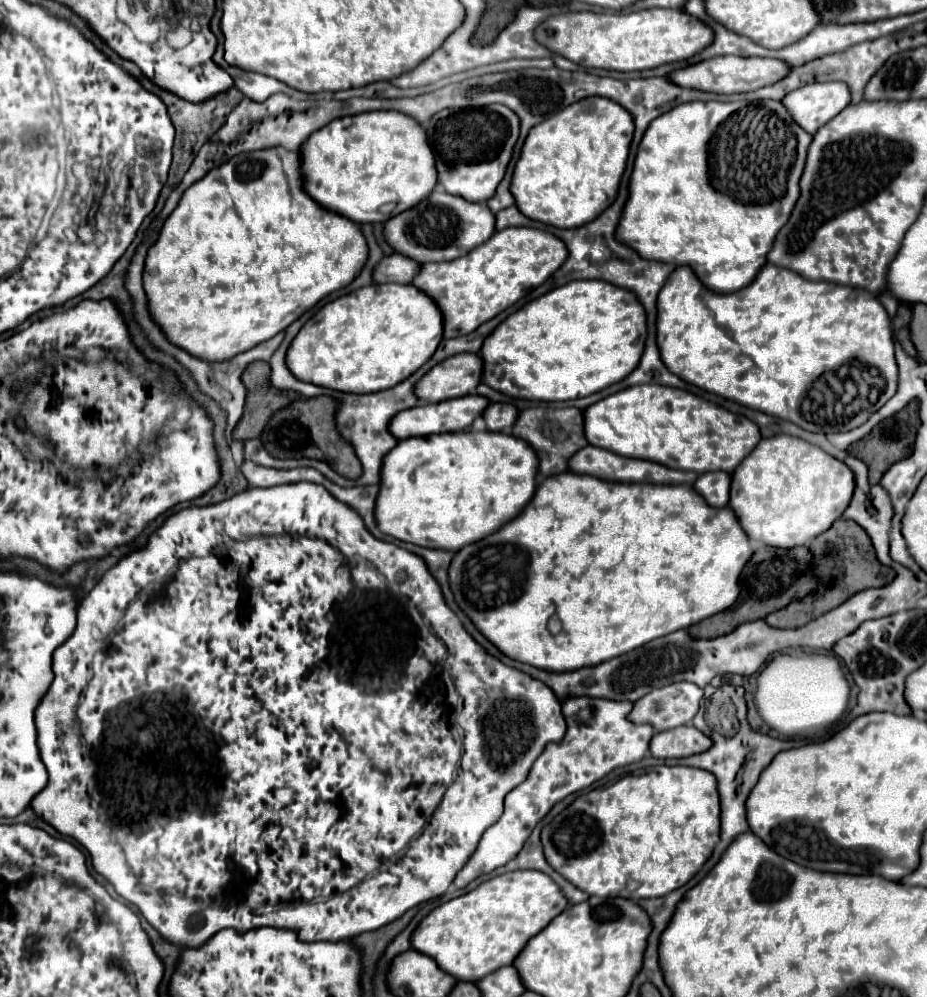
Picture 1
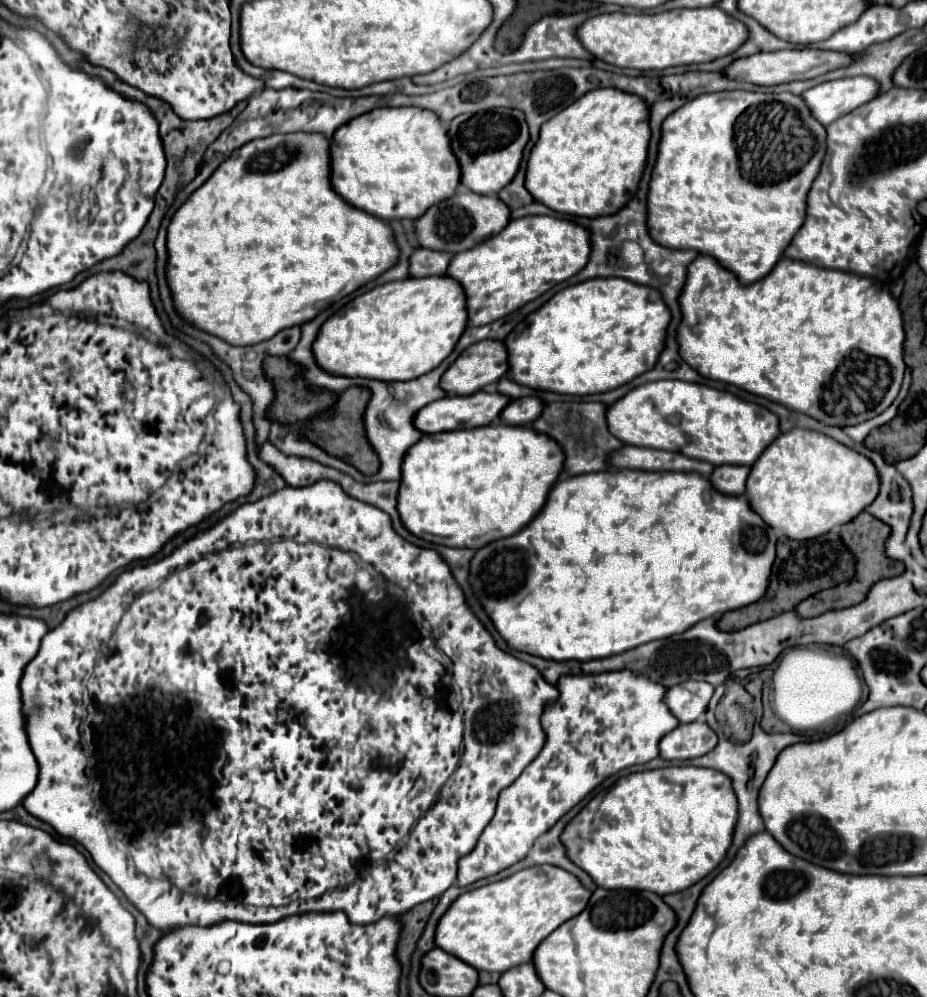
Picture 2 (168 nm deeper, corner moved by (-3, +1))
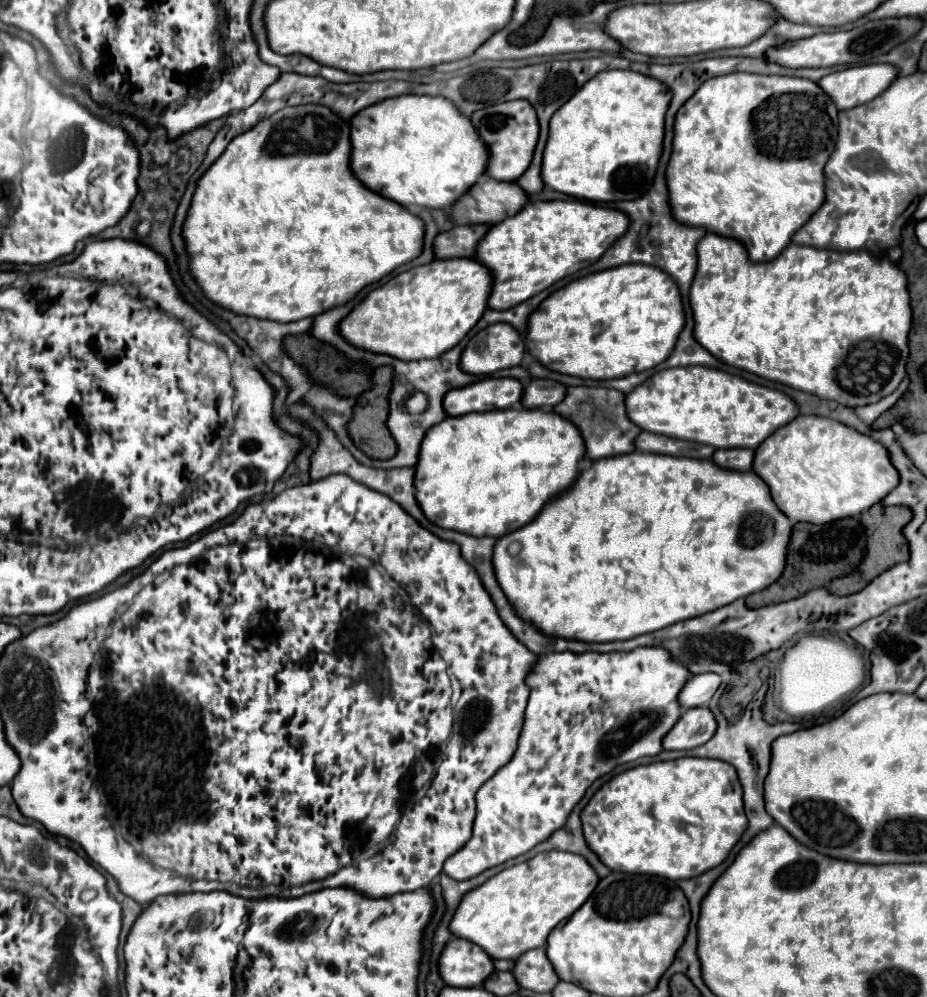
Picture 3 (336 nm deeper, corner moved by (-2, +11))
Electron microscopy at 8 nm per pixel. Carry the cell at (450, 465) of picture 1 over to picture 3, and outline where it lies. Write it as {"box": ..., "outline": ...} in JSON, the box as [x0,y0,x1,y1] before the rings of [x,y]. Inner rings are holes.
{"box":[413,408,583,538],"outline":[[[507,408],[445,418],[441,424],[429,428],[421,442],[413,478],[415,500],[425,518],[439,528],[469,536],[499,538],[533,520],[553,496],[563,492],[575,480],[583,452],[583,440],[577,436],[573,424],[567,424],[567,420],[561,420],[555,412]]]}

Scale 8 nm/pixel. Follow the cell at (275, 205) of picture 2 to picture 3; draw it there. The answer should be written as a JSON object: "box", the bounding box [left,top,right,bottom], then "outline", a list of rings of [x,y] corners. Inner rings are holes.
{"box":[183,104,423,322],"outline":[[[305,104],[305,106],[293,106],[293,108],[283,108],[281,112],[275,112],[271,118],[261,120],[257,126],[251,130],[239,134],[233,138],[233,142],[227,146],[221,158],[211,164],[205,174],[199,178],[187,218],[183,222],[183,240],[185,248],[189,252],[189,272],[203,290],[205,298],[211,300],[213,304],[231,310],[233,314],[239,316],[251,316],[251,318],[261,318],[261,320],[277,320],[277,322],[293,322],[301,318],[313,318],[325,308],[333,308],[337,304],[345,304],[351,300],[363,286],[373,284],[381,280],[383,276],[391,274],[395,268],[401,264],[417,258],[421,254],[423,246],[423,222],[407,212],[403,206],[397,202],[391,202],[365,186],[357,182],[349,168],[349,152],[351,152],[351,142],[349,142],[349,124],[339,120],[337,114],[333,114],[325,106],[317,104]]]}

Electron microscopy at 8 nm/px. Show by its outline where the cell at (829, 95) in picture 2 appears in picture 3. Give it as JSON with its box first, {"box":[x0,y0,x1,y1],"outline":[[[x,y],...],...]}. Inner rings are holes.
{"box":[817,64,897,110],"outline":[[[867,64],[827,74],[817,84],[839,110],[849,110],[879,96],[895,76],[897,70],[891,64]]]}

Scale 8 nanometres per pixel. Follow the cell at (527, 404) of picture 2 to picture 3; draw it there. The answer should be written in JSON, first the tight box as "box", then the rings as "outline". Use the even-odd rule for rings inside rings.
{"box":[521,380,565,408],"outline":[[[531,380],[521,396],[525,408],[553,408],[565,396],[565,386],[553,380]]]}

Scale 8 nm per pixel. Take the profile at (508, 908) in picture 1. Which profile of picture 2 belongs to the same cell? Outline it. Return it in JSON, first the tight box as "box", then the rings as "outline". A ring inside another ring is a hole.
{"box":[434,864,592,972],"outline":[[[550,864],[524,868],[500,882],[464,892],[438,922],[434,942],[476,970],[506,972],[530,962],[538,944],[560,924],[580,914],[590,896],[592,892],[564,868]]]}

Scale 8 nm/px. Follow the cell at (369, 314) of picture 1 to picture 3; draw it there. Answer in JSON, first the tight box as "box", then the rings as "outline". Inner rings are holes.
{"box":[339,258,491,360],"outline":[[[451,258],[433,260],[425,266],[415,266],[393,276],[379,288],[373,288],[361,304],[357,304],[341,322],[339,334],[349,340],[351,346],[359,350],[369,350],[375,354],[387,354],[399,360],[429,360],[437,358],[449,348],[453,348],[487,308],[487,296],[491,292],[491,274],[477,260],[471,258]]]}

